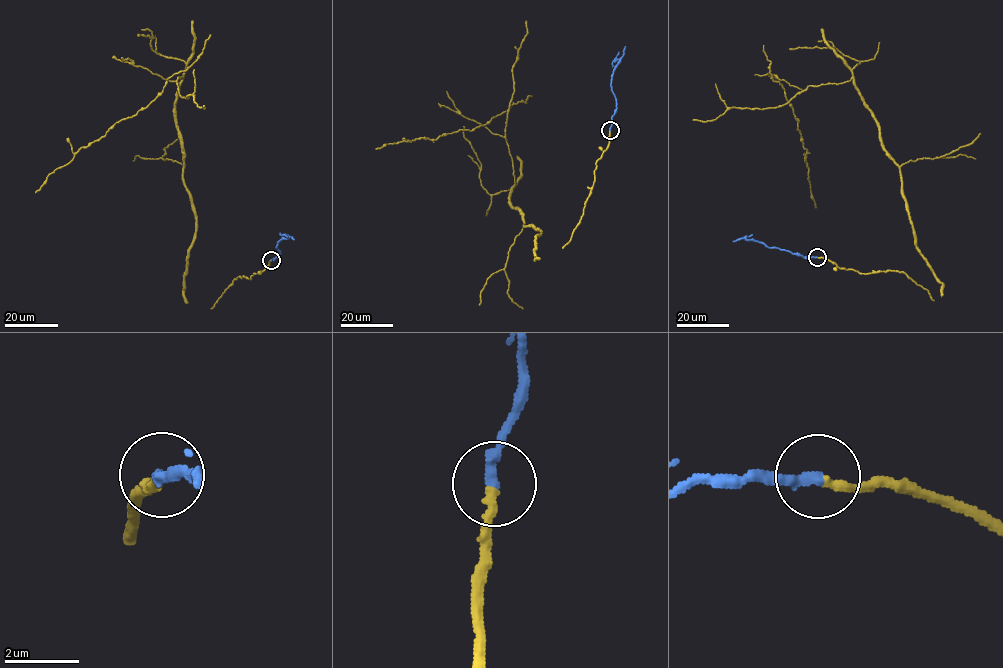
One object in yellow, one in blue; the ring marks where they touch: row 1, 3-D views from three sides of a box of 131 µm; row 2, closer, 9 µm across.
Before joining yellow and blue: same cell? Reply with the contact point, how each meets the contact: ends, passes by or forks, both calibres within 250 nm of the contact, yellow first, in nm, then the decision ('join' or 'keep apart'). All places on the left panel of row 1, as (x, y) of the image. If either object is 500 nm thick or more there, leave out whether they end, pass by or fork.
place (271, 260); yellow ends; blue ends; calibres 240 and 320 nm; join

